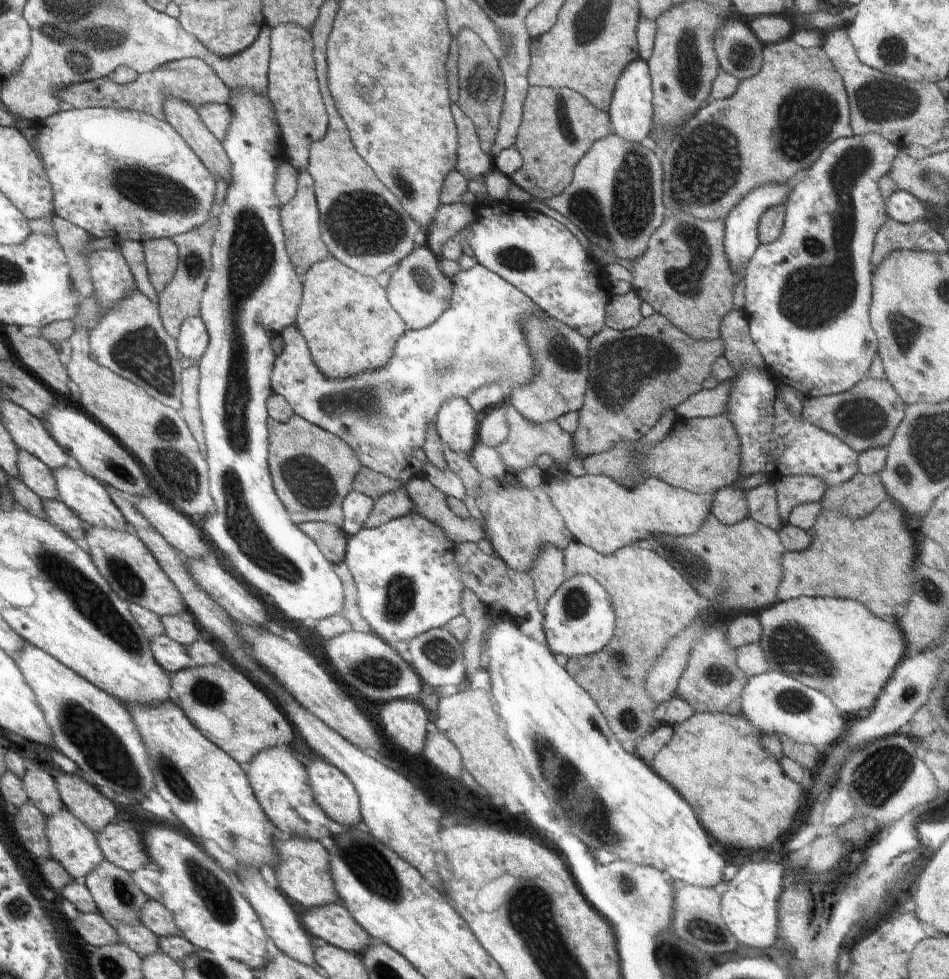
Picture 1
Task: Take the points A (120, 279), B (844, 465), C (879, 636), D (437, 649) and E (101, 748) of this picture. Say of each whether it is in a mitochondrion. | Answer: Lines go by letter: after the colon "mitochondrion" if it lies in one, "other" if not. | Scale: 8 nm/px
A: other
B: other
C: other
D: mitochondrion
E: mitochondrion

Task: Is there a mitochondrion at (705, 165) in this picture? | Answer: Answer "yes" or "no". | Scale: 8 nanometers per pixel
yes

